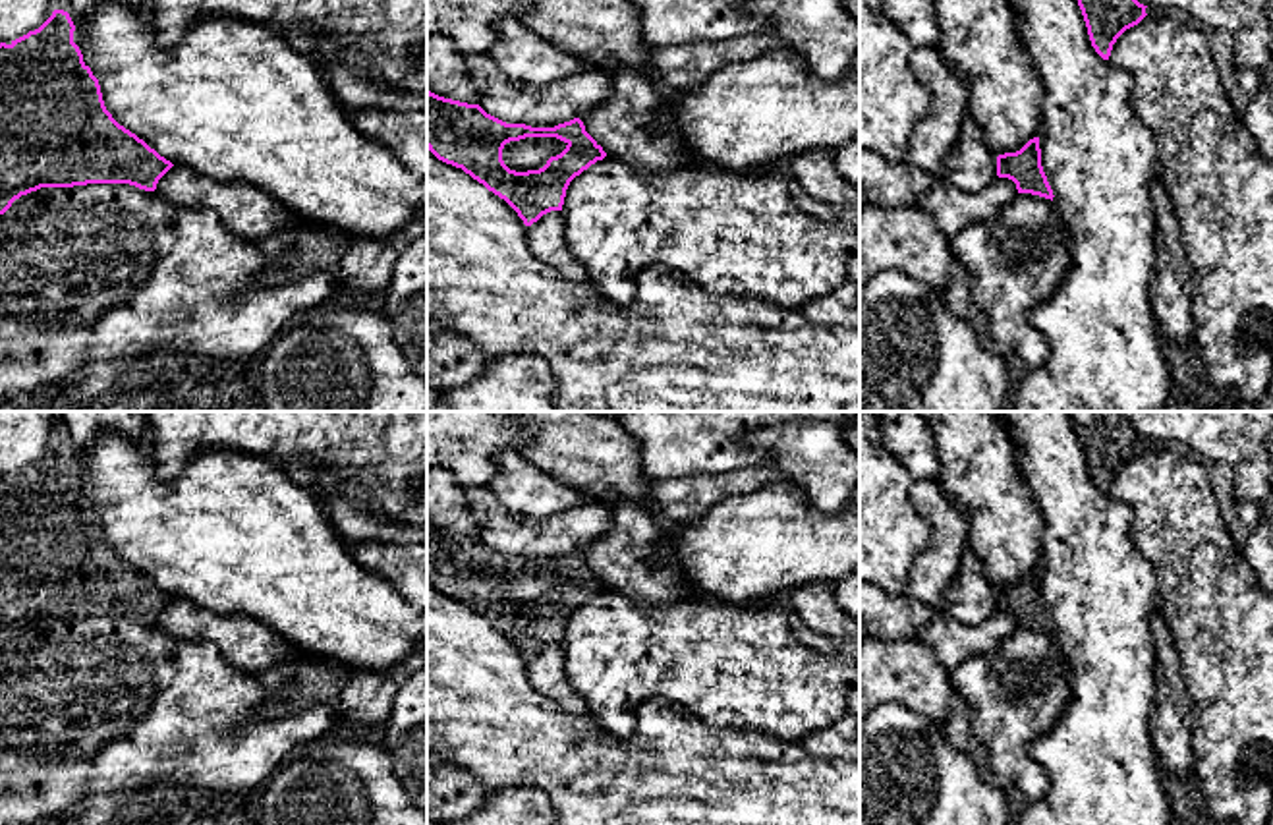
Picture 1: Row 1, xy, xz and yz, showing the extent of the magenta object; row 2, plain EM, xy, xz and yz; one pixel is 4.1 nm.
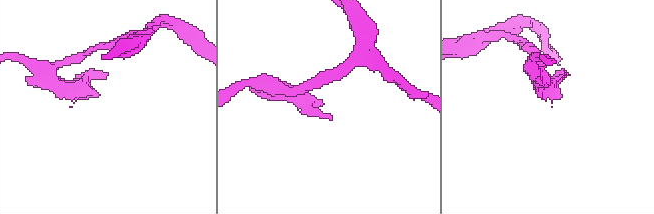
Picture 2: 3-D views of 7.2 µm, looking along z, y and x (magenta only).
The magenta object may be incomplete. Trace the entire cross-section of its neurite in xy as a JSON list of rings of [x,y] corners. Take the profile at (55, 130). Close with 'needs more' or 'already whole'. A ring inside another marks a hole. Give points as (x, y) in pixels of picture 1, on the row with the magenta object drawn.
[[[54,10],[39,29],[10,44],[0,43],[0,214],[21,195],[41,187],[129,184],[155,191],[158,180],[174,166],[106,110],[99,79],[83,62],[73,31],[70,14]]] | already whole

